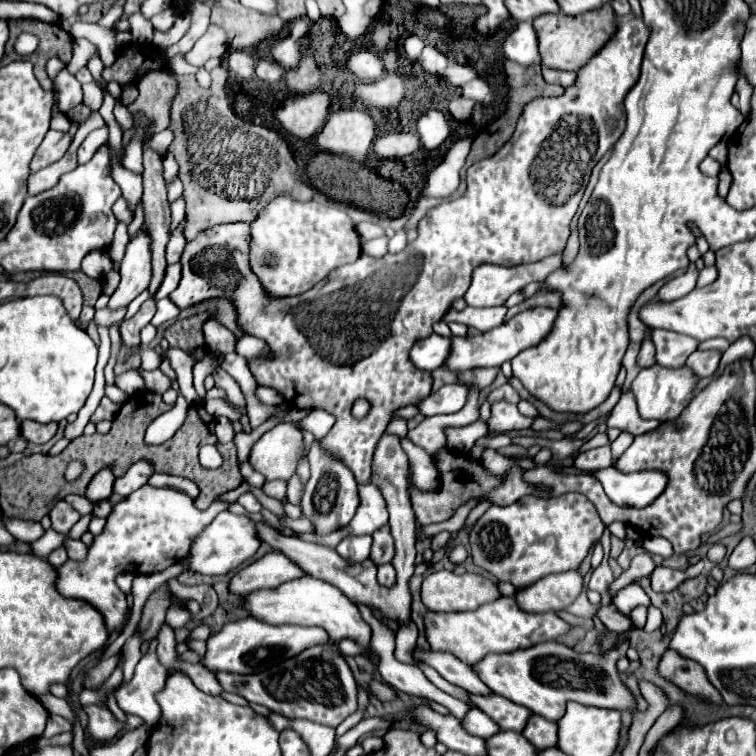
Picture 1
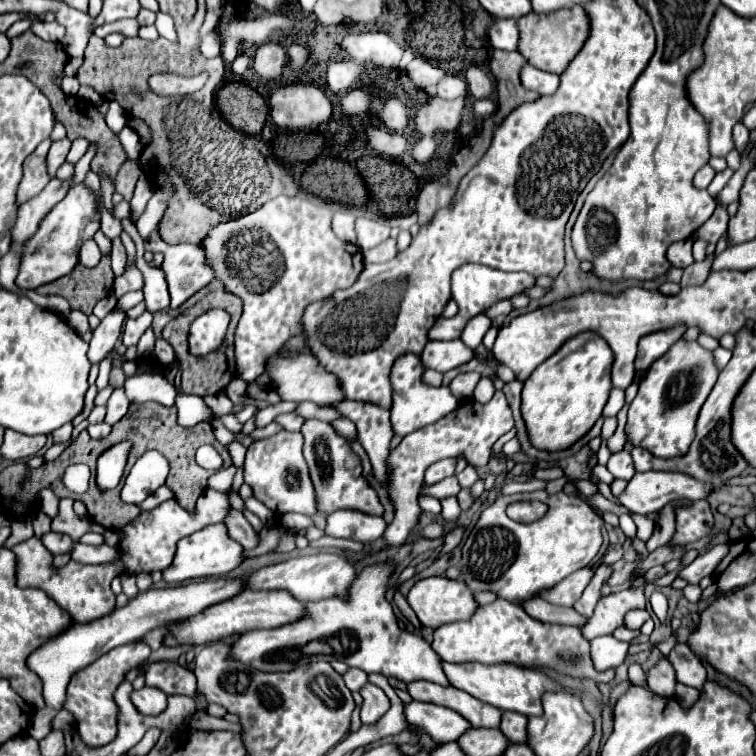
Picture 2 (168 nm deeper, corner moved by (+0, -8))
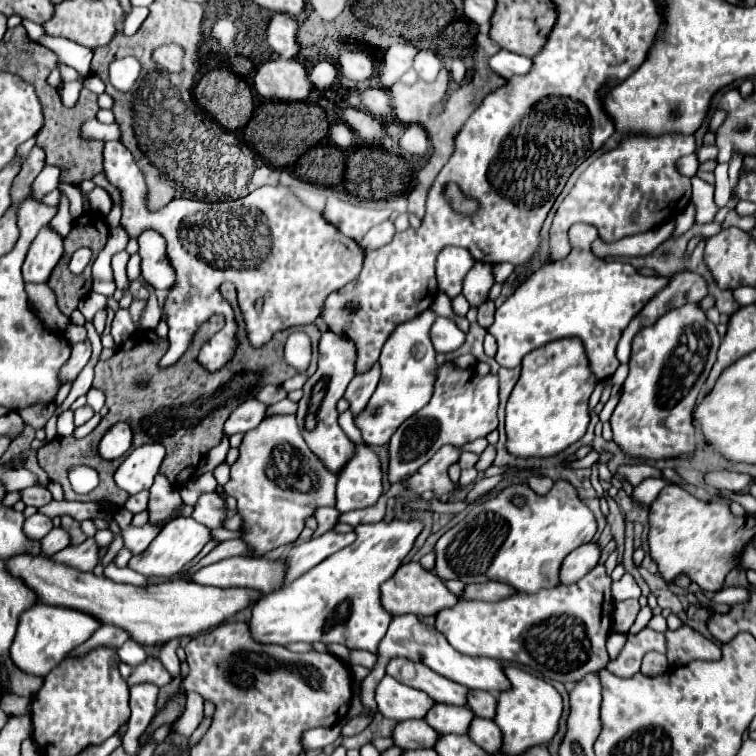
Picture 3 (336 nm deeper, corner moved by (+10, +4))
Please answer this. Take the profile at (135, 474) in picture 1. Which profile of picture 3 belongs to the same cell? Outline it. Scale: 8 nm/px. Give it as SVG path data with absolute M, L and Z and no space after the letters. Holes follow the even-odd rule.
M157 442L133 448L131 454L123 460L123 464L117 468L115 484L129 494L149 490L163 458L165 458L165 448Z

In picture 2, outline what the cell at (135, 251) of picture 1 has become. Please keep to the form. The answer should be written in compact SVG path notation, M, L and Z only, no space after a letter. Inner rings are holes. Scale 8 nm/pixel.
M111 310L101 320L101 324L93 330L93 338L89 342L89 352L87 352L87 358L91 364L99 364L113 350L113 344L119 338L119 332L121 332L125 318L127 318L125 312Z

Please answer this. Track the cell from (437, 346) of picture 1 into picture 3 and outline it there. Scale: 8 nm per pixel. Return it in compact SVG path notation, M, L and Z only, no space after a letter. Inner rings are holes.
M437 318L431 326L431 340L437 354L447 354L455 352L465 342L465 334L457 328L453 320Z

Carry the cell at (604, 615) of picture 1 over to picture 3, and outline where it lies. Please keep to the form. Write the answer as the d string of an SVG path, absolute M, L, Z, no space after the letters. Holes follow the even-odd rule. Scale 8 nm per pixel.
M489 582L489 584L469 584L463 592L465 600L487 600L487 602L497 602L509 596L515 596L517 590L509 584L497 584L497 582Z

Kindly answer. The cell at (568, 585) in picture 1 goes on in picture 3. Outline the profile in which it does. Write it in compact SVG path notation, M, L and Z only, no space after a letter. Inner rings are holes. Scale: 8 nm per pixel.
M595 542L583 544L577 550L573 550L571 554L567 554L567 558L561 564L561 572L559 572L559 584L573 584L577 580L581 580L591 568L595 568L595 564L599 562L599 546Z

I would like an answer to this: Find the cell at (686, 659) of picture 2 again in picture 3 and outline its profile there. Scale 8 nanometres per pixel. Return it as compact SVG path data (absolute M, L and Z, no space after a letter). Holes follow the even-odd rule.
M689 626L667 630L667 660L671 666L685 666L693 660L719 660L721 648Z

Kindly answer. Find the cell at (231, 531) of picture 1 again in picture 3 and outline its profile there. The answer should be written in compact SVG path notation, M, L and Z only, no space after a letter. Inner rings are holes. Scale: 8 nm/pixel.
M175 518L171 522L167 522L163 526L163 530L157 534L157 538L149 544L149 548L139 554L133 556L129 562L129 568L143 574L143 576L173 576L177 574L187 562L191 562L201 550L203 546L211 540L211 530L199 522L195 522L193 518Z

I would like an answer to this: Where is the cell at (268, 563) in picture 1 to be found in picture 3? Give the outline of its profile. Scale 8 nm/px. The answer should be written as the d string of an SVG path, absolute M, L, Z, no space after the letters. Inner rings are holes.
M325 532L319 538L313 538L309 542L303 542L295 548L289 550L289 554L283 558L287 570L285 570L285 584L303 576L305 572L309 572L313 566L317 566L319 562L323 562L325 558L329 558L331 554L343 550L345 546L353 544L355 540L355 532L349 534L337 534L337 532Z

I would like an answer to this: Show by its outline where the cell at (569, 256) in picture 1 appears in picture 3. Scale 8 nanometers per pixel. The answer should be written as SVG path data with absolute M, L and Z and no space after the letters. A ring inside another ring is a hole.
M508 262L493 264L493 275L495 283L505 282L510 274L514 272L515 266Z

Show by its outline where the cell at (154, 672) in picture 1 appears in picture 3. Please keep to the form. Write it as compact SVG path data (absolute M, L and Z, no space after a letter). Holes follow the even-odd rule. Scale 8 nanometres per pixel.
M135 684L131 686L131 718L129 718L129 730L123 736L123 748L129 754L137 754L139 742L137 738L141 732L149 726L151 718L155 716L155 702L157 702L159 688L153 684Z

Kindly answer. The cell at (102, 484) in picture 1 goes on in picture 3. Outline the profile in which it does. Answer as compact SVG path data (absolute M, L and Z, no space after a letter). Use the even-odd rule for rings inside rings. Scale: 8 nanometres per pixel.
M119 422L107 430L103 440L99 440L97 454L103 460L115 460L115 458L123 456L129 448L131 448L131 428L123 422Z

